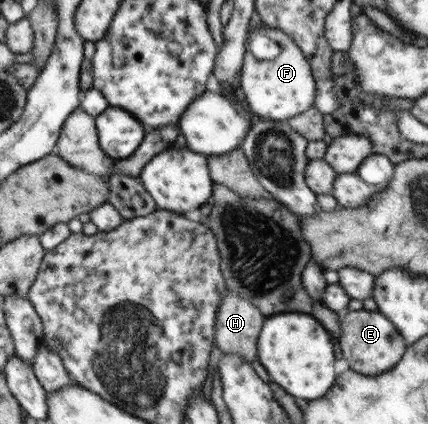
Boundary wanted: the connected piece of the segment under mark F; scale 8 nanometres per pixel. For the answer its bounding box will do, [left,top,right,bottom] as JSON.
[238,26,316,121]

